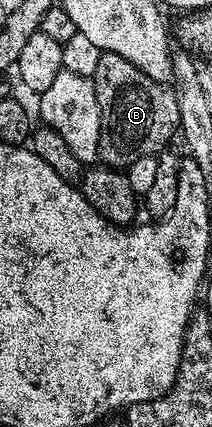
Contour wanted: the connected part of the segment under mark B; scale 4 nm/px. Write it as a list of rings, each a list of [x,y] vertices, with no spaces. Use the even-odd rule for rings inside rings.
[[[102,52],[91,79],[101,112],[99,157],[110,169],[128,170],[135,159],[157,157],[166,152],[169,140],[179,133],[181,112],[177,93],[168,84],[147,76],[123,55]]]

